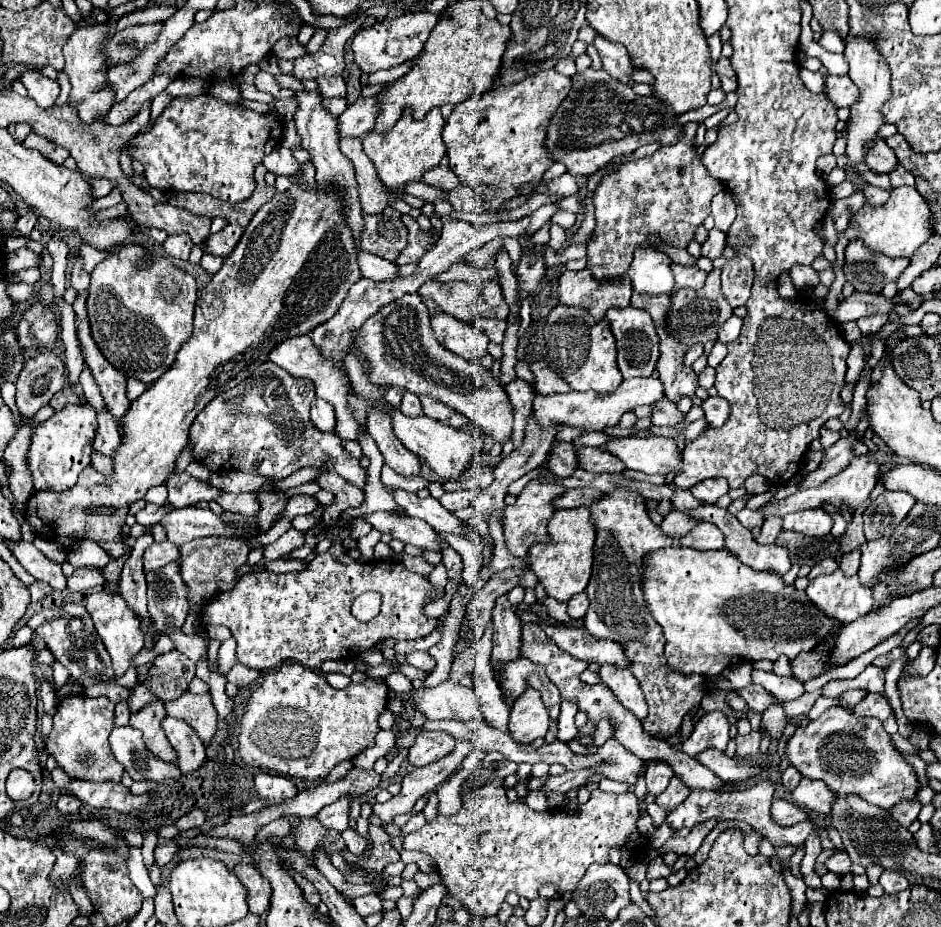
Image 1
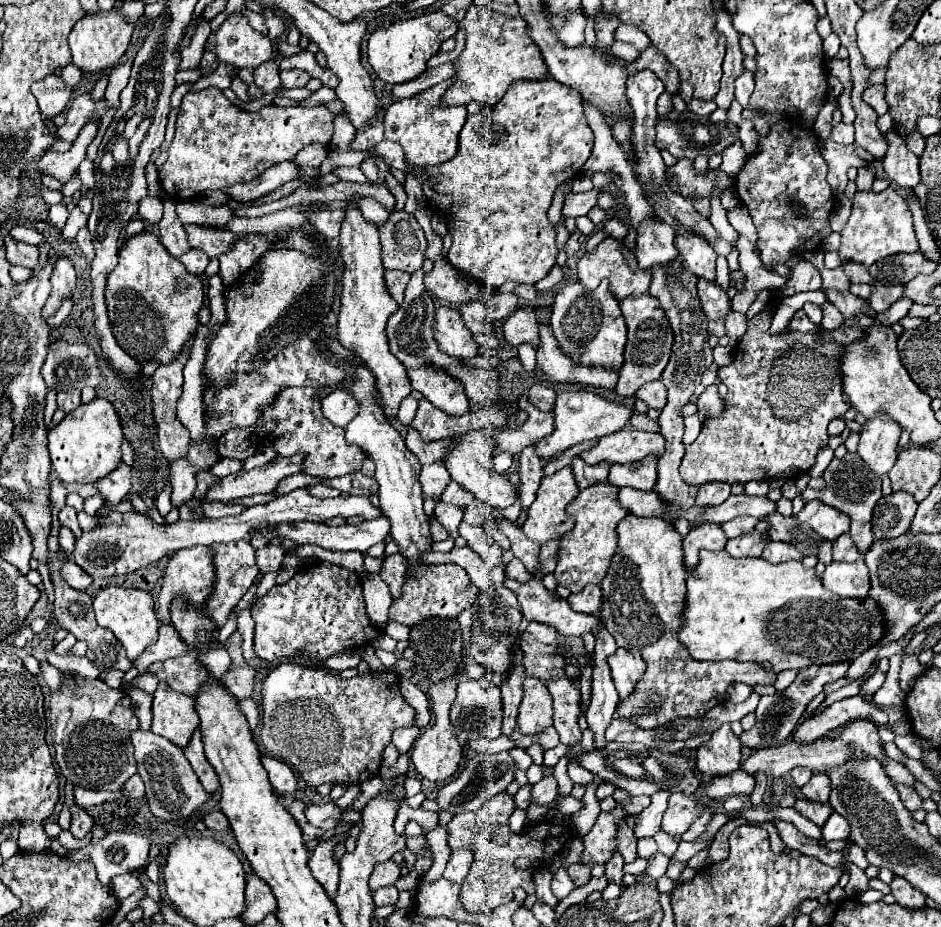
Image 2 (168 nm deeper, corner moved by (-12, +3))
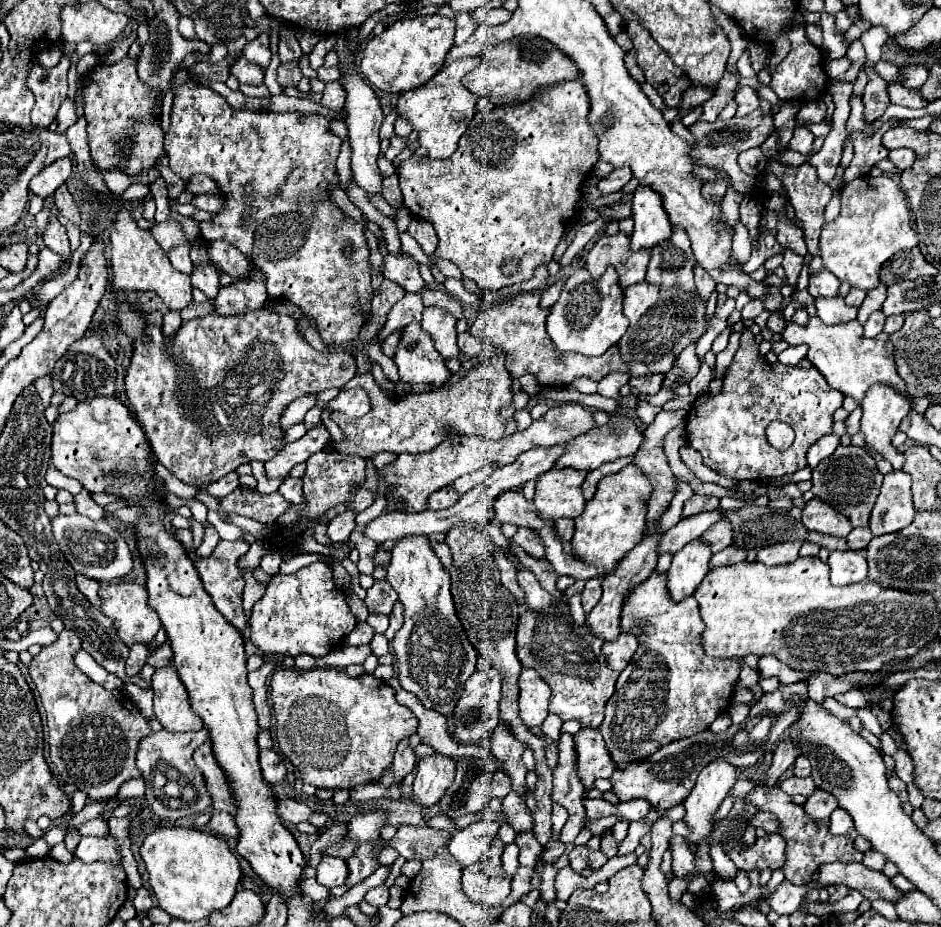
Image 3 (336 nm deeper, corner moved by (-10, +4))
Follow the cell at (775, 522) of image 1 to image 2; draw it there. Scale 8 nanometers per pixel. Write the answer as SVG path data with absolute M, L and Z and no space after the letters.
M750 532L750 534L744 534L742 538L728 540L724 550L734 558L758 558L758 556L762 556L766 542L768 542L768 538L760 536L758 532Z

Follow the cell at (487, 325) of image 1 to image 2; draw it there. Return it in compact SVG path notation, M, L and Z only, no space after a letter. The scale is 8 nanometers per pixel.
M470 302L470 304L462 304L456 308L462 316L462 320L466 322L466 328L472 332L472 334L478 334L478 332L486 332L488 330L488 322L486 322L486 306L482 306L482 302Z

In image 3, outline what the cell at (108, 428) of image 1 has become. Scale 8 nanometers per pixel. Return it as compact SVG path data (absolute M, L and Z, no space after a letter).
M82 489L82 491L76 495L76 507L78 507L78 513L80 513L80 515L90 517L92 521L104 519L104 517L108 515L108 511L106 511L104 507L100 507L100 505L92 499L92 493L88 493L86 489Z

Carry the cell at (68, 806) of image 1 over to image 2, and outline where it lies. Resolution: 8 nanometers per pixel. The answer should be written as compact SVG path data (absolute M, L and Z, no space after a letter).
M76 804L70 810L72 810L72 826L70 826L70 832L72 832L72 836L76 840L82 840L90 832L90 828L94 826L94 820L82 808L78 808Z

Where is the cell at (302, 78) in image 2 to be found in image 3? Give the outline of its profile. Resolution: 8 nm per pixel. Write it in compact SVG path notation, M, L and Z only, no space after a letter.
M298 61L284 63L278 67L278 83L282 87L296 87L300 79L302 79L302 73L298 69Z

